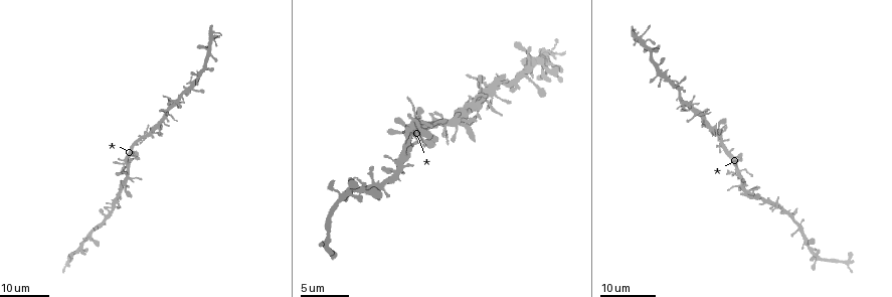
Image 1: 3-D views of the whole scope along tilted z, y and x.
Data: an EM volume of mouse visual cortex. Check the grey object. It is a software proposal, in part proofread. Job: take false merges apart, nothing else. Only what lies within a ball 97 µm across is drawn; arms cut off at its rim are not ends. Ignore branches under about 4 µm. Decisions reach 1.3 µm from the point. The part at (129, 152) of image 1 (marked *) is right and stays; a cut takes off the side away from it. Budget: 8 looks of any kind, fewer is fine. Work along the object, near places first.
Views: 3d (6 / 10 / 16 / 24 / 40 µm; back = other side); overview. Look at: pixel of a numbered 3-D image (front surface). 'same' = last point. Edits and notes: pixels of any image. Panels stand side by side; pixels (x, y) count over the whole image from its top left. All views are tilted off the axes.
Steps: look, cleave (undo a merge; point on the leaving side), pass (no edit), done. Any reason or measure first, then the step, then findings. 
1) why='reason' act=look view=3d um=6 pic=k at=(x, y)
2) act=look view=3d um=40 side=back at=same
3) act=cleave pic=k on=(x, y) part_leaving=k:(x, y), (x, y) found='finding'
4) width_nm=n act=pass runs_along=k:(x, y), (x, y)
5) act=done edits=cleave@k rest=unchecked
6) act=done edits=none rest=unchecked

why='four or more arms meet' act=look view=3d um=24 pic=1 at=(748, 190)

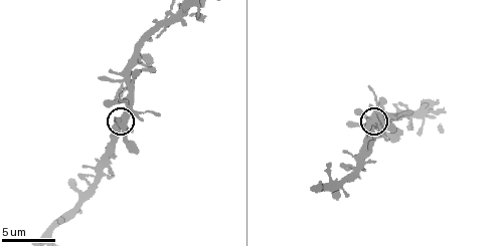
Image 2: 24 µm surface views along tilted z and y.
why='zoom in' act=look view=3d um=6 pic=2 at=(372, 117)

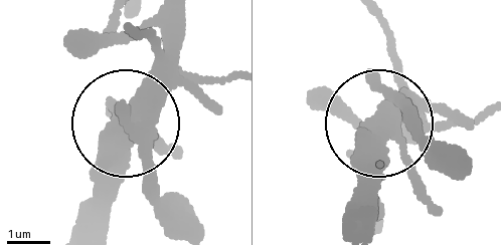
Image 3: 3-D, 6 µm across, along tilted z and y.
act=pass found='continuous, no second neuron'

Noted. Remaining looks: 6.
why='four-way junction' act=look view=3d um=16 pic=2 at=(320, 190)

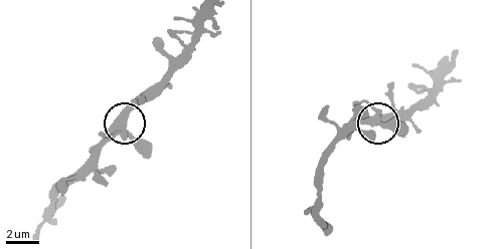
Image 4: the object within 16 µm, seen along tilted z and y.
act=look view=3d um=6 pic=4 at=(123, 124)

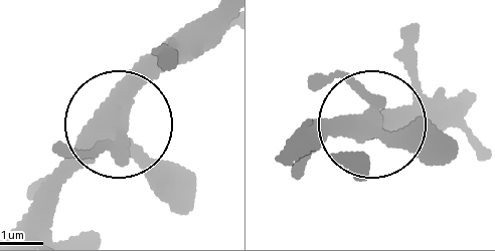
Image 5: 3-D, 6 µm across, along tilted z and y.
arms=4 act=pass runs_along=5:(207, 23), (121, 121), (169, 207) found='continuous, no second neuron'

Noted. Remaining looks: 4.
act=look view=3d um=24 pic=1 at=(325, 240)

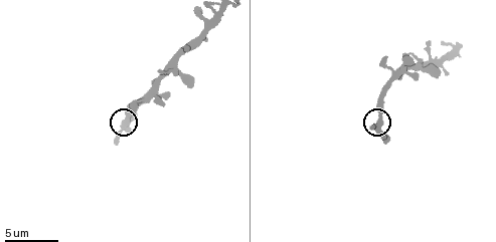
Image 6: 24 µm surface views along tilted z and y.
why='closer look' act=look view=3d um=6 pic=6 at=(379, 125)

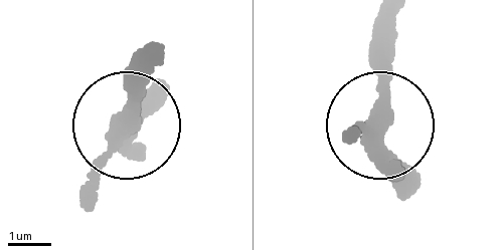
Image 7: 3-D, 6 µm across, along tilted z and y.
width_nm=360 act=pass runs_along=7:(392, 18), (382, 124) found='one neuron here'

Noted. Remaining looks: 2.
act=done edits=none rest=unchecked

